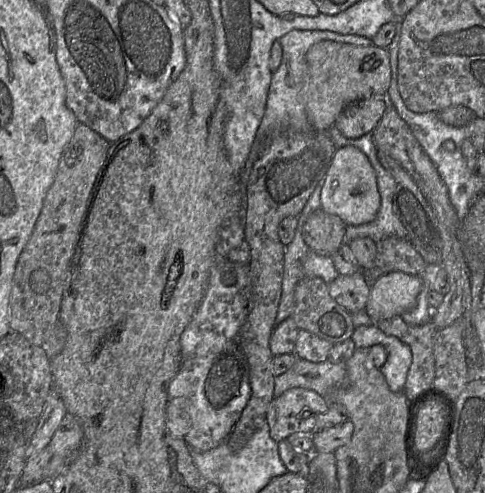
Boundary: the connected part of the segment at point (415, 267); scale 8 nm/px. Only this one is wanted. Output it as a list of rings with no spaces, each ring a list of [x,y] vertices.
[[[389,236],[376,242],[374,265],[362,271],[365,281],[371,286],[389,272],[421,276],[427,265],[408,239]]]

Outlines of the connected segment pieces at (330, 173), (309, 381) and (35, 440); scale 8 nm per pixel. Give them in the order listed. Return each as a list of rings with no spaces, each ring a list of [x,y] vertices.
[[[352,145],[337,148],[321,187],[320,208],[338,216],[346,225],[361,225],[373,221],[379,207],[376,173],[367,156]]]
[[[298,359],[288,371],[274,378],[273,396],[278,397],[295,387],[329,396],[342,383],[345,375],[346,364],[335,364],[328,360],[315,363]]]
[[[52,389],[46,399],[38,427],[26,451],[26,460],[36,456],[47,447],[67,413],[65,404],[59,394]]]

